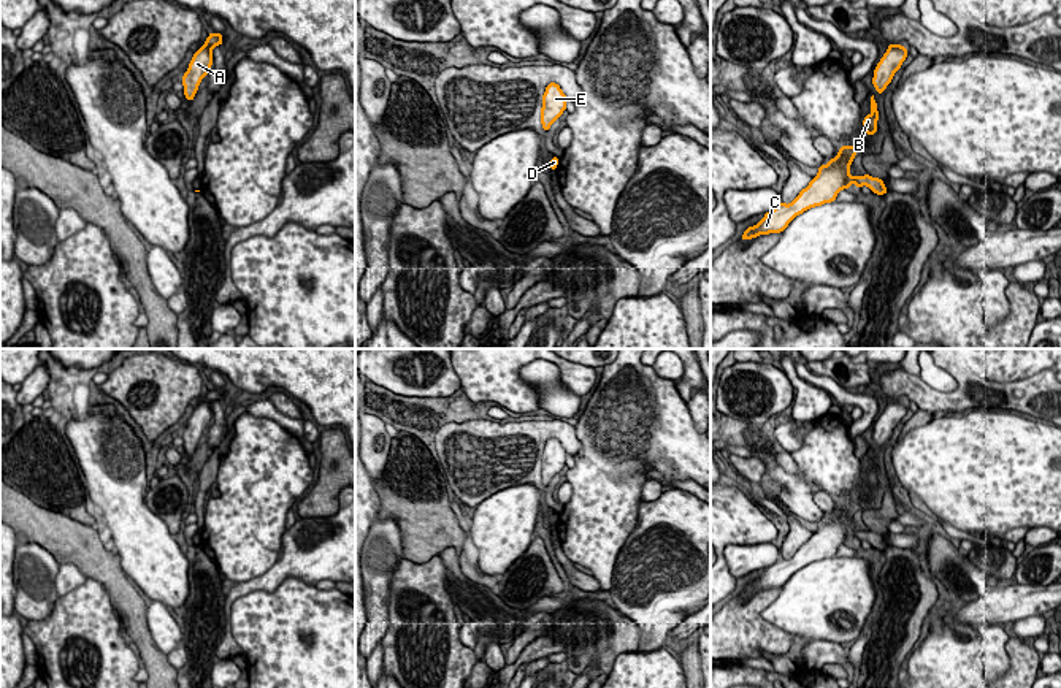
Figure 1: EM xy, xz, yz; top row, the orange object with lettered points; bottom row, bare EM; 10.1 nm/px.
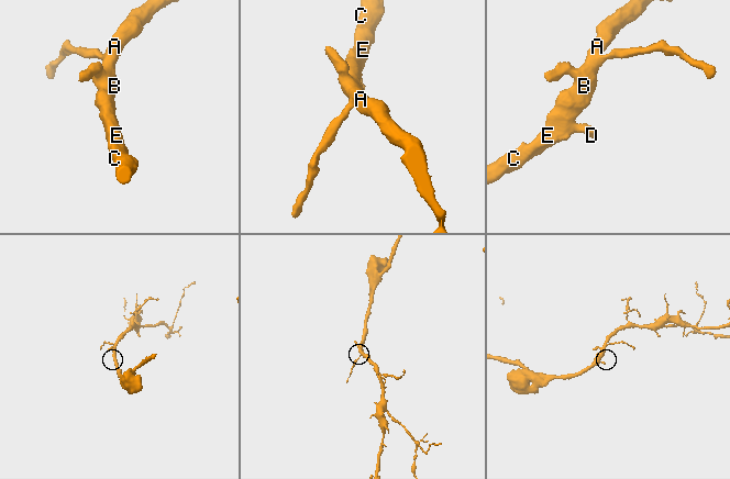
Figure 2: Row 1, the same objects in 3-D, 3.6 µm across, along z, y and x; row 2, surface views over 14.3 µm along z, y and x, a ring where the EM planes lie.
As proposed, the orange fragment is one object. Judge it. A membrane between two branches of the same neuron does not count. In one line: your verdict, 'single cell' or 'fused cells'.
single cell

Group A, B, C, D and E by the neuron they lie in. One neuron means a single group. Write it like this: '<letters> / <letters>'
A B C D E

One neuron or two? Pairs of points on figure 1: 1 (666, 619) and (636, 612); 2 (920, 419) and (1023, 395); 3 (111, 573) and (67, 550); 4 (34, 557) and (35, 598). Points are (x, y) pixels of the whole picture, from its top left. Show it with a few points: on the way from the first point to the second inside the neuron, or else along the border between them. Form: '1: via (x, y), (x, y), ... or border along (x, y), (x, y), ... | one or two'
1: border along (652, 628), (647, 639), (641, 644) | two
2: border along (919, 408), (936, 416) | two
3: via (100, 563), (88, 550), (78, 550) | one
4: via (34, 566), (35, 588) | one

